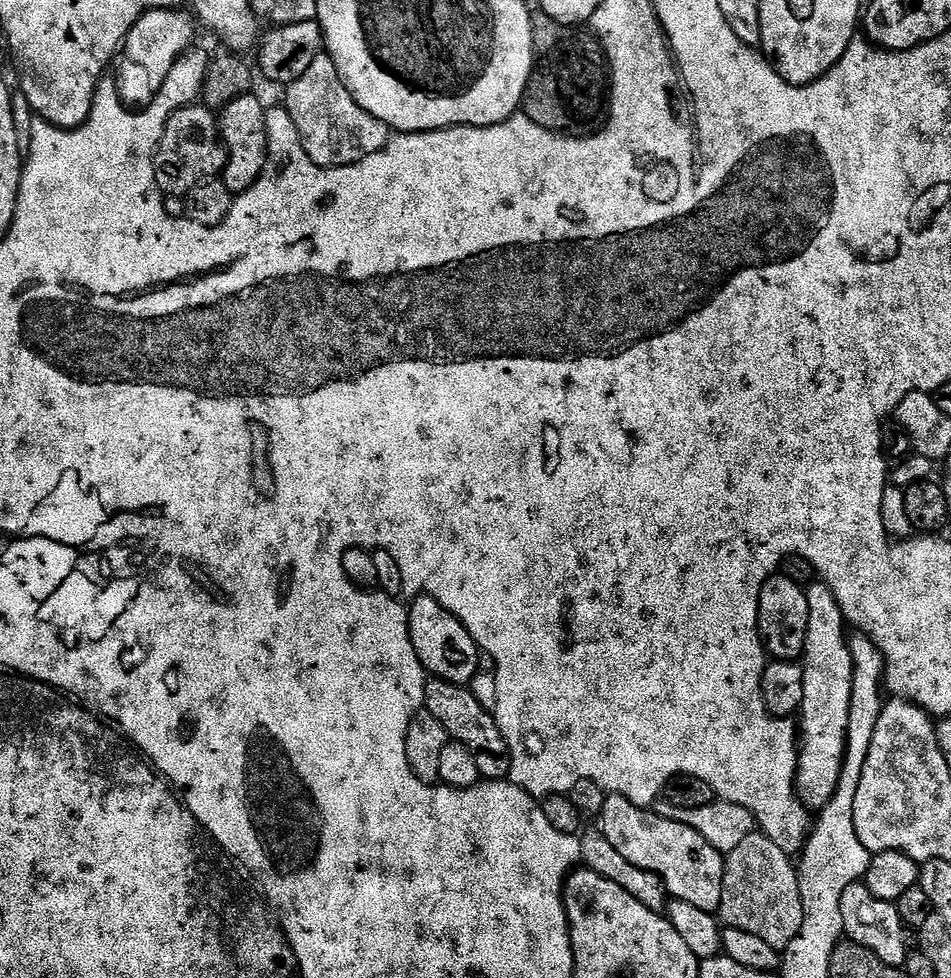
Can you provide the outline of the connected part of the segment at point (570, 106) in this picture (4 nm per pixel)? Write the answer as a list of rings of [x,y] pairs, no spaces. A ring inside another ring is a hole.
[[[545,12],[533,15],[534,71],[522,105],[523,115],[534,122],[577,138],[599,132],[610,120],[610,65],[599,39],[580,31],[584,30],[559,24]]]

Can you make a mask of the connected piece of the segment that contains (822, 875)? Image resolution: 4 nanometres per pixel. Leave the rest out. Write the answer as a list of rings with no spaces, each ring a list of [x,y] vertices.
[[[866,634],[853,635],[849,639],[851,656],[854,658],[855,674],[851,688],[850,726],[848,727],[848,750],[844,759],[844,770],[839,780],[838,790],[834,798],[821,809],[817,815],[818,826],[811,831],[801,851],[801,860],[797,863],[799,874],[799,893],[802,894],[804,936],[808,932],[824,932],[824,936],[832,936],[832,940],[841,943],[844,936],[844,920],[839,906],[839,898],[846,888],[854,882],[861,881],[874,862],[871,852],[866,850],[857,834],[855,826],[855,804],[859,783],[862,778],[866,758],[869,757],[870,746],[873,745],[874,729],[884,705],[884,672],[887,664],[880,648]]]

